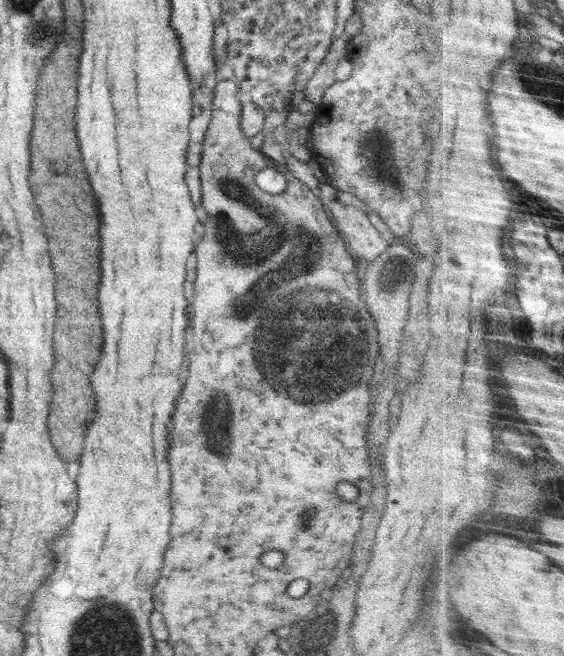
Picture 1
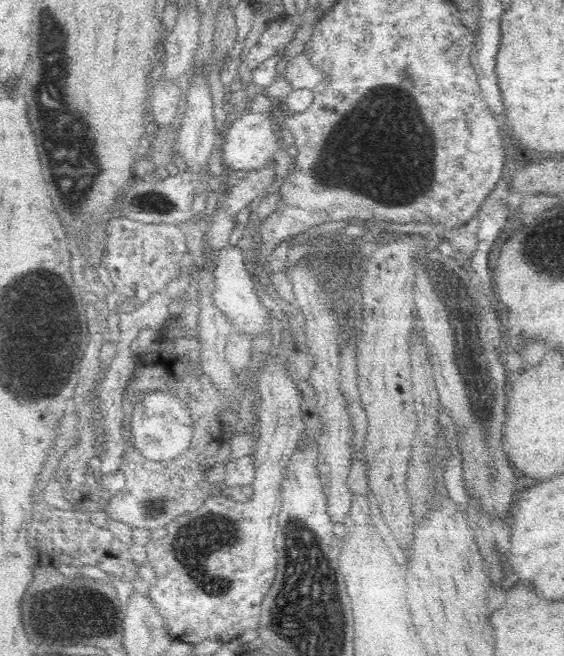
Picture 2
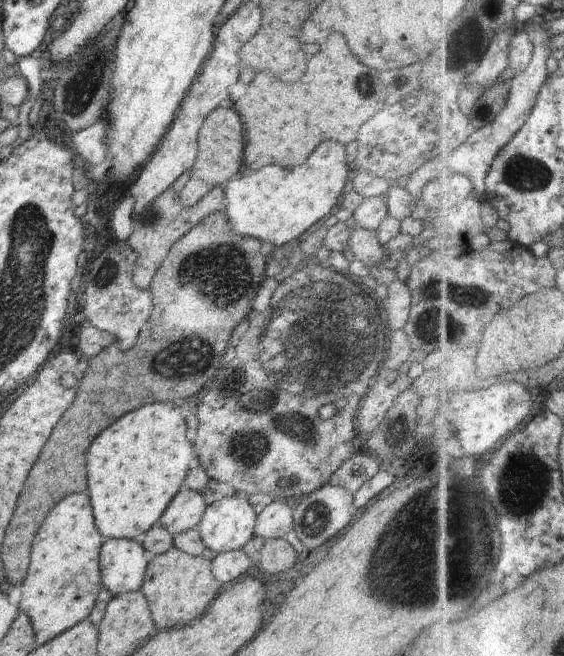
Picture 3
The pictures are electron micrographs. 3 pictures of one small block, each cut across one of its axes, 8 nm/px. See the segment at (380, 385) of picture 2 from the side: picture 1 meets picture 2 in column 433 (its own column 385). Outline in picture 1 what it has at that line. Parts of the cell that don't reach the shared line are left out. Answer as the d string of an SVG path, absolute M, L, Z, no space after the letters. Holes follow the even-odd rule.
M336 198L324 199L322 203L337 225L348 249L358 254L367 264L389 248L388 242L369 221L366 213Z

